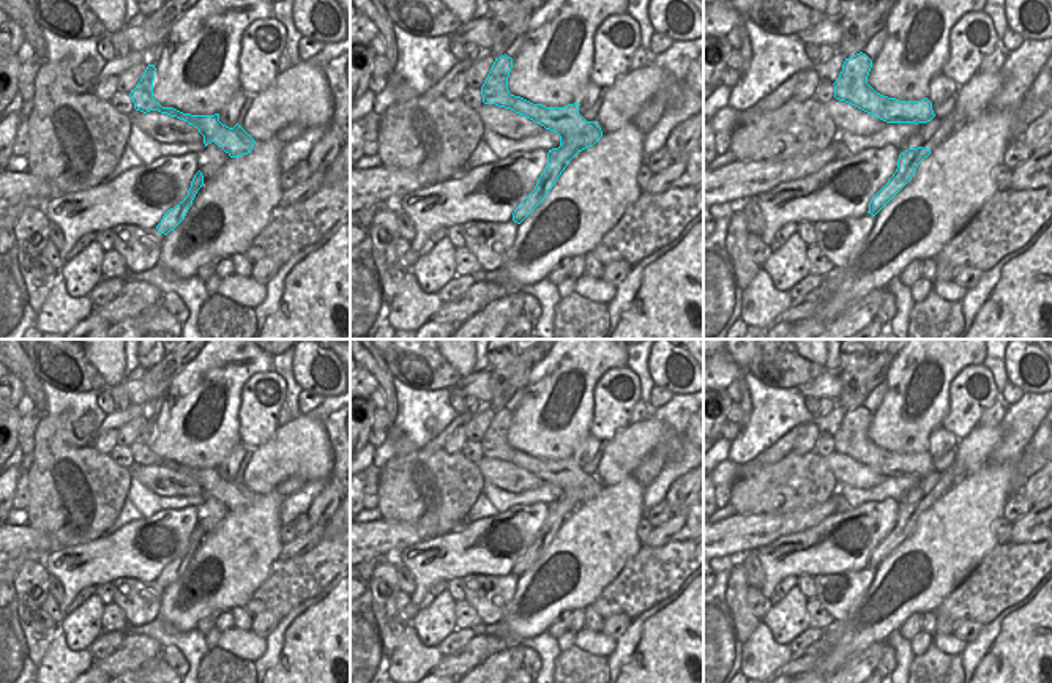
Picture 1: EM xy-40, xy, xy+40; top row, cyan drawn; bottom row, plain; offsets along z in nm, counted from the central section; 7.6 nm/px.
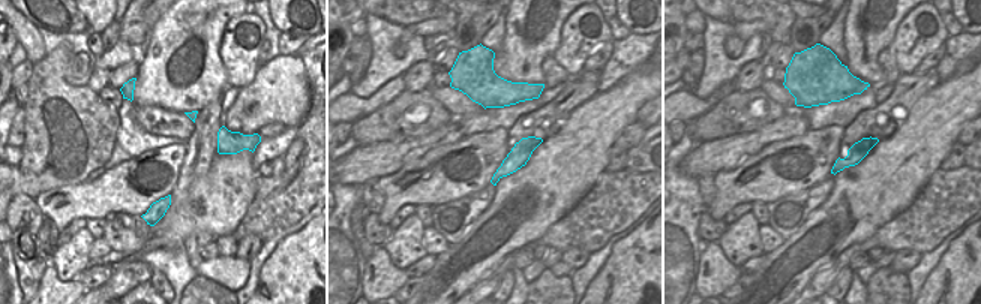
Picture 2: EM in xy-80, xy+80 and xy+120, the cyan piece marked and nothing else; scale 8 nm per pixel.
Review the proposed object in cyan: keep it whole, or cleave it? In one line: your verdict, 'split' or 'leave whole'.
split

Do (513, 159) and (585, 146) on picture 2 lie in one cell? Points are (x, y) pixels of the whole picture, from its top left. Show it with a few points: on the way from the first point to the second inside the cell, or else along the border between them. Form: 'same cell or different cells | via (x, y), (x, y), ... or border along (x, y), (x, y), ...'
different cells | border along (543, 140), (524, 165), (503, 177)

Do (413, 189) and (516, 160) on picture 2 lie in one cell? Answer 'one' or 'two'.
two

